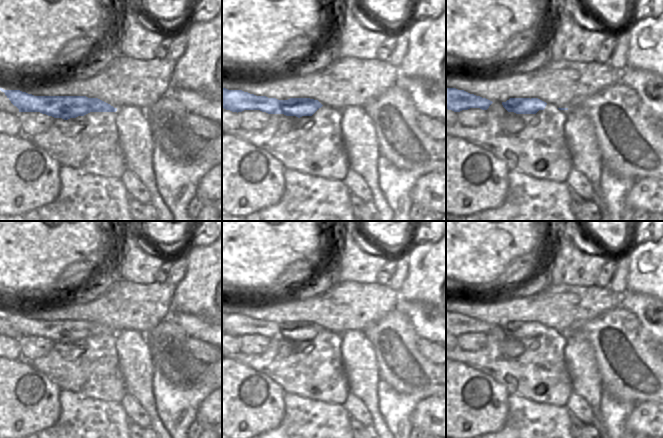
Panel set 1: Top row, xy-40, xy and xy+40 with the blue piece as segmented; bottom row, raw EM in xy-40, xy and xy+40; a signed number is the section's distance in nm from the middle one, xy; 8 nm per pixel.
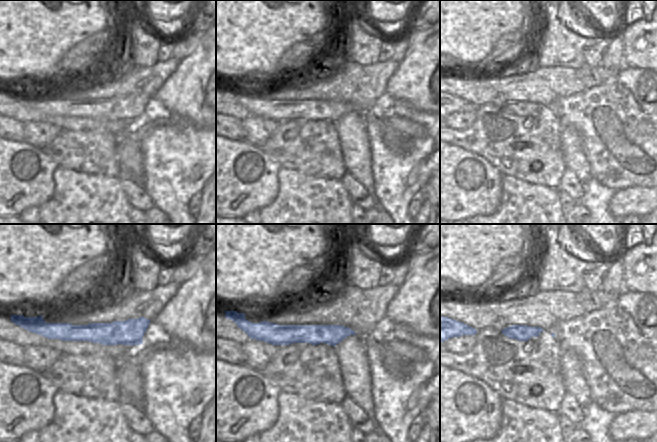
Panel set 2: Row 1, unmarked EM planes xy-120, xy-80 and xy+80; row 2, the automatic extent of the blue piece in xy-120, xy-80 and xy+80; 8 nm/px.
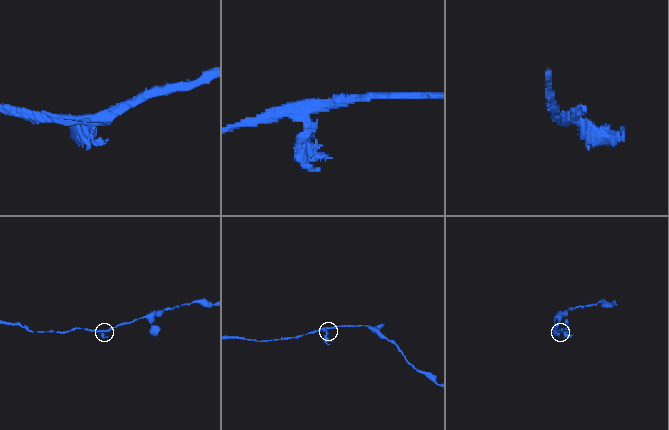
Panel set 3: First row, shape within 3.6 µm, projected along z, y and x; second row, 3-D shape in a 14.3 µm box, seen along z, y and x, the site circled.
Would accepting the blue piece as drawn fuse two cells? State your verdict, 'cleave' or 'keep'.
cleave

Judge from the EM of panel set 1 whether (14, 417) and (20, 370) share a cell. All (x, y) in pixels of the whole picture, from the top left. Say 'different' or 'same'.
same

